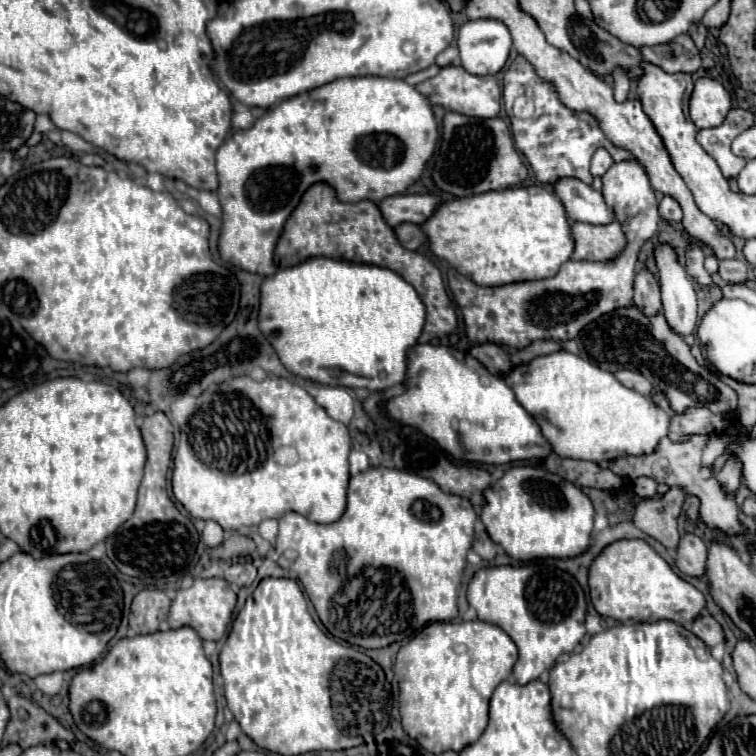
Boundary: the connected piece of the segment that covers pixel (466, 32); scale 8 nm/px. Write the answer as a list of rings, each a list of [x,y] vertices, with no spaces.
[[[470,20],[458,28],[456,44],[464,70],[486,76],[502,70],[510,54],[512,38],[502,22]]]

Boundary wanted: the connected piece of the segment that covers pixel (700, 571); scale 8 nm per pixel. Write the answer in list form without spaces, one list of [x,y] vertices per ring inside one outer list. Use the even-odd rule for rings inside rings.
[[[684,532],[676,548],[676,566],[688,576],[704,576],[706,572],[706,544],[700,536]]]

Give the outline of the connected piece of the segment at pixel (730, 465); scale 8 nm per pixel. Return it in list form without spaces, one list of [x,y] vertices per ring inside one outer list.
[[[728,458],[724,468],[716,474],[718,482],[722,484],[722,488],[728,492],[728,484],[740,484],[740,464],[734,458]]]

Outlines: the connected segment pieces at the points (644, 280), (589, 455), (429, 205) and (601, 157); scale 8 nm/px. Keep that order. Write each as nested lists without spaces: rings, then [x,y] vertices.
[[[642,268],[634,278],[634,306],[644,314],[658,314],[662,308],[658,280],[648,268]]]
[[[552,352],[546,356],[536,356],[530,360],[528,370],[518,374],[512,382],[512,372],[508,374],[508,386],[514,386],[514,394],[518,402],[528,410],[528,414],[538,422],[544,438],[552,444],[554,452],[560,458],[576,458],[576,460],[614,460],[622,454],[648,454],[658,446],[662,436],[668,436],[670,414],[652,402],[652,398],[642,396],[626,386],[622,386],[614,374],[600,370],[598,366],[578,358],[570,352]]]
[[[398,194],[390,196],[378,202],[378,208],[384,216],[384,220],[390,226],[410,222],[410,224],[422,224],[432,216],[436,206],[440,204],[434,196],[420,196],[420,194]]]
[[[598,148],[596,150],[596,154],[592,156],[592,164],[590,164],[590,174],[592,176],[604,176],[604,172],[612,166],[612,158],[610,158],[610,154],[606,152],[606,150],[602,150],[602,148]]]

